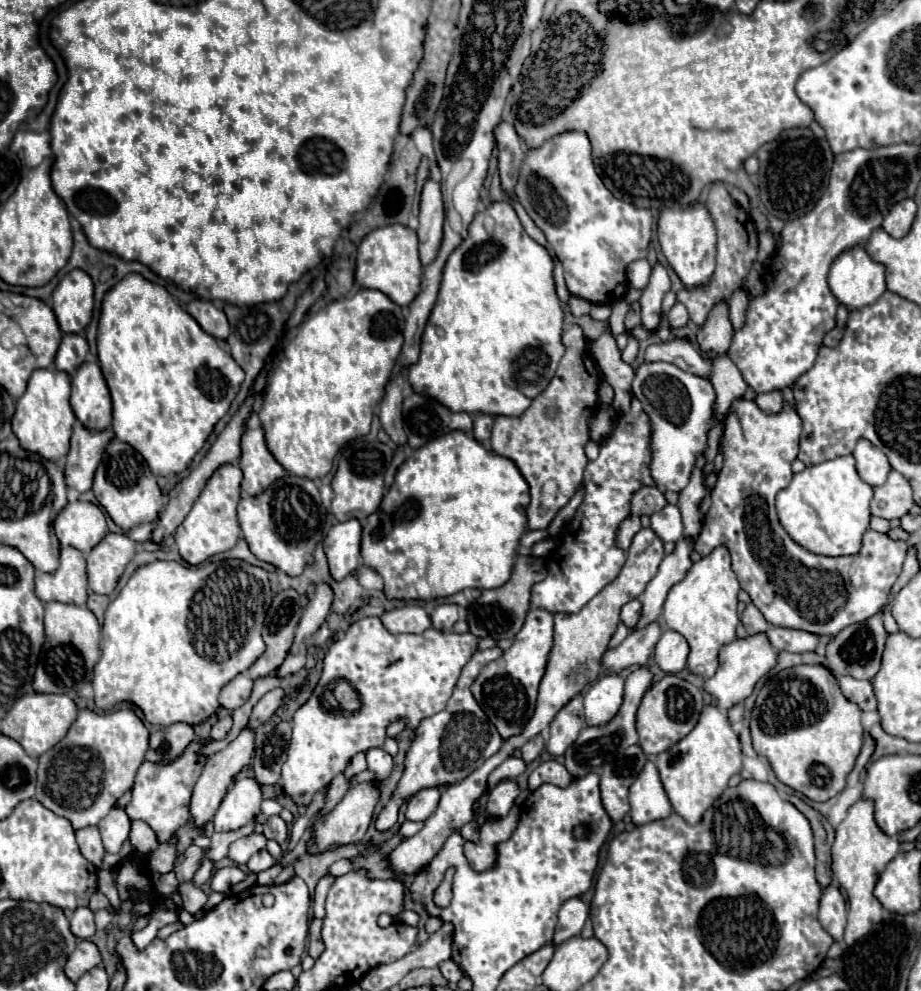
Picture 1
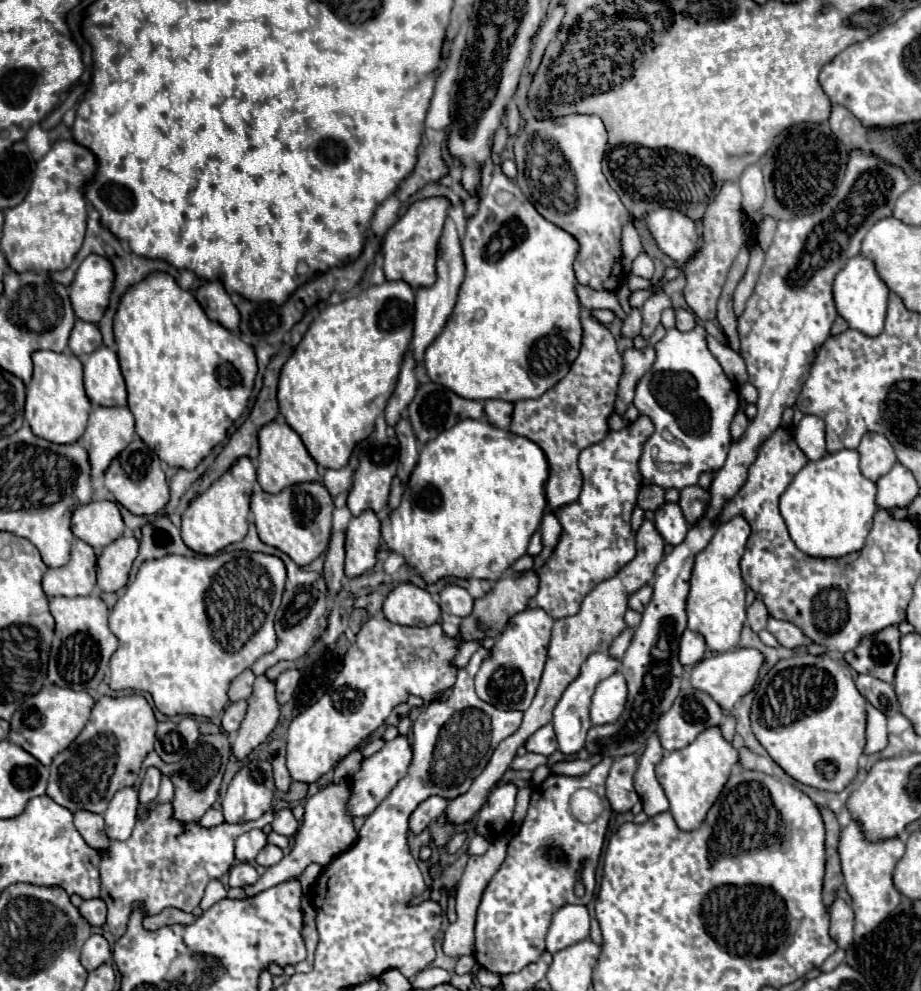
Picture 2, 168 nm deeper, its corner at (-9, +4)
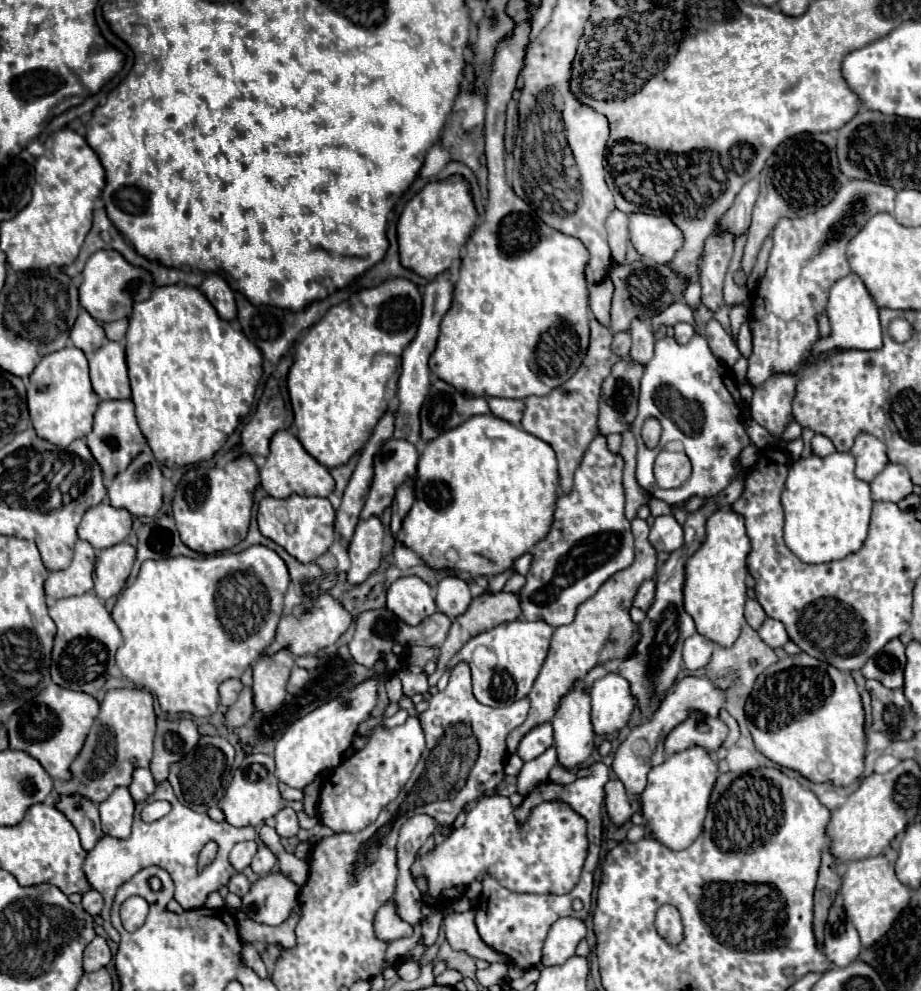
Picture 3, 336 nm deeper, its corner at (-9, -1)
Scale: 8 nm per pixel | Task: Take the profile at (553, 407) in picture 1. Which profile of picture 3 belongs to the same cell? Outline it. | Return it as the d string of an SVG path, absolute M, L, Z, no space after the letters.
M594 317L590 319L590 345L588 353L580 365L580 369L558 389L544 397L528 397L526 399L526 413L520 421L520 427L530 435L546 441L558 459L558 473L560 473L560 489L562 493L570 493L572 489L572 475L582 461L582 455L590 441L598 435L598 405L600 405L600 387L604 379L610 375L612 365L620 359L612 349L612 331L602 327Z

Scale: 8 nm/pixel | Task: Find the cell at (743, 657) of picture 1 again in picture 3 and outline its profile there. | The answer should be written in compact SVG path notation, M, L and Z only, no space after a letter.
M688 675L682 681L678 681L678 685L672 689L672 693L662 701L660 709L654 713L652 721L648 721L644 725L638 725L628 735L628 739L620 745L620 749L618 749L616 757L614 757L612 771L624 783L626 791L630 795L640 795L644 791L648 771L664 761L664 739L666 739L666 735L678 723L682 723L686 719L686 715L688 715L690 709L696 709L696 711L702 711L706 715L718 717L720 709L724 707L724 701L726 701L724 689L720 689L718 683L712 677L706 677L706 675Z

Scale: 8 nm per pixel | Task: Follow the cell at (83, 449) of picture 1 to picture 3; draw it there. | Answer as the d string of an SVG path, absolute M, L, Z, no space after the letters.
M130 399L124 401L100 401L98 411L94 415L94 427L86 437L88 449L98 461L104 479L114 479L116 473L126 469L130 461L146 447L146 439L134 417L134 403Z

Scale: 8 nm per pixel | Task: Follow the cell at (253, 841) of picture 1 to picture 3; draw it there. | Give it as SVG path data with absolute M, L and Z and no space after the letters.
M244 841L244 843L234 845L232 851L230 851L230 863L232 863L232 867L234 867L236 871L246 869L246 867L252 863L256 851L258 851L256 841Z

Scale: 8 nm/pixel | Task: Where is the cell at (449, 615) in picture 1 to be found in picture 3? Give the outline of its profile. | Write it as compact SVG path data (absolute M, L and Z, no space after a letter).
M446 575L436 587L436 605L440 613L448 617L462 615L472 601L468 583L456 575Z

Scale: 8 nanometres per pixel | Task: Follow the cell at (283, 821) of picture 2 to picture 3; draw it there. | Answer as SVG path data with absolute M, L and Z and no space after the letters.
M284 807L282 811L276 813L276 833L280 837L294 837L298 833L298 821L296 821L296 811L290 807Z

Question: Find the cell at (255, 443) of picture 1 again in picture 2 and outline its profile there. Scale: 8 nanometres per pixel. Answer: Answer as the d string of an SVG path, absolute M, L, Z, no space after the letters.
M277 421L266 424L260 434L260 456L258 456L258 482L260 486L270 492L278 494L286 486L302 484L302 482L320 482L320 468L314 458L308 454L306 446L302 444L300 436L288 426L278 424Z

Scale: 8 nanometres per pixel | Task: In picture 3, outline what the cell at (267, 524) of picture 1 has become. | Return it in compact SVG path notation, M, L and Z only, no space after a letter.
M292 495L288 499L264 497L260 501L258 513L256 513L260 533L264 537L272 539L274 543L278 543L280 547L284 547L292 557L296 557L302 563L316 561L336 541L334 517L336 517L336 511L332 509L328 499L324 499L324 497L298 497L298 495Z

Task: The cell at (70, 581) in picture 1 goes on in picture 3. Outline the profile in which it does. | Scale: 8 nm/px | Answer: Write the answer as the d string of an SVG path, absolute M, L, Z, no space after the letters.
M76 541L72 565L64 571L56 571L48 575L44 583L46 595L50 599L64 599L64 597L76 597L92 591L94 559L96 559L94 547L86 541Z

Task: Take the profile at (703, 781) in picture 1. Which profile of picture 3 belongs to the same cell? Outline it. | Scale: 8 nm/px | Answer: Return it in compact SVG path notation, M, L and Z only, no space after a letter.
M698 745L682 753L676 753L668 757L662 765L650 769L648 785L642 793L642 811L644 817L650 821L648 831L660 843L674 851L686 849L702 833L710 793L714 789L714 781L718 779L718 775L718 763L706 749Z

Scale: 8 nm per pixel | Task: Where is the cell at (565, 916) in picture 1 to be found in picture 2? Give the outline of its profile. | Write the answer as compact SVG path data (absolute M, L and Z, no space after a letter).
M562 906L554 916L546 934L546 950L550 954L568 948L590 934L590 916L586 906Z

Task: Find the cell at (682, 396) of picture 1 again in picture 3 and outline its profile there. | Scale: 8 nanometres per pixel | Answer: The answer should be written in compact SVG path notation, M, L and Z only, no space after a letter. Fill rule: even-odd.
M696 333L686 345L674 341L674 337L664 337L656 341L654 357L646 365L642 375L638 415L632 423L632 431L638 441L638 465L636 481L652 497L666 501L668 505L686 503L688 497L712 497L728 487L736 469L734 459L750 443L744 431L742 419L742 399L736 387L734 373L728 371L710 351L710 345L702 333ZM646 419L658 419L662 425L662 437L658 447L646 447L640 429ZM668 441L682 441L684 451L692 461L692 475L688 483L676 489L660 489L654 483L652 465L656 455Z

